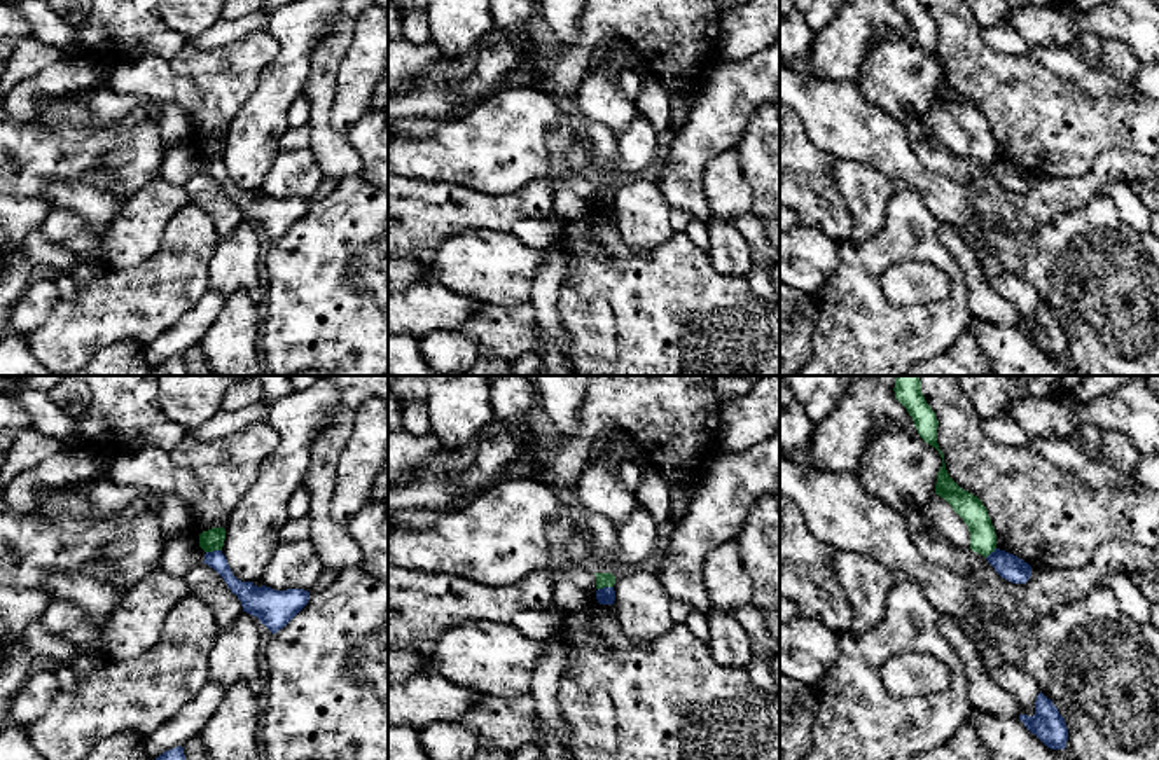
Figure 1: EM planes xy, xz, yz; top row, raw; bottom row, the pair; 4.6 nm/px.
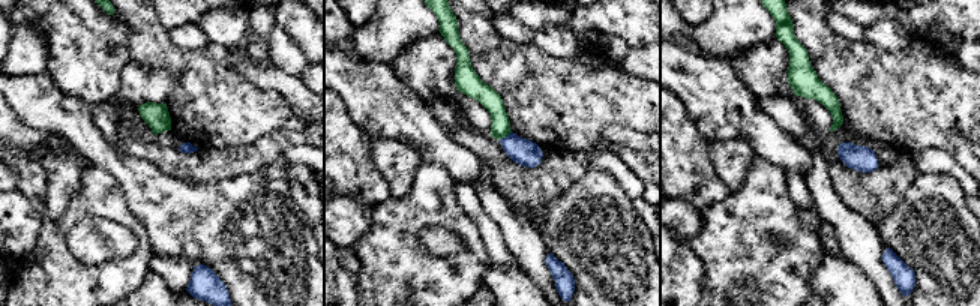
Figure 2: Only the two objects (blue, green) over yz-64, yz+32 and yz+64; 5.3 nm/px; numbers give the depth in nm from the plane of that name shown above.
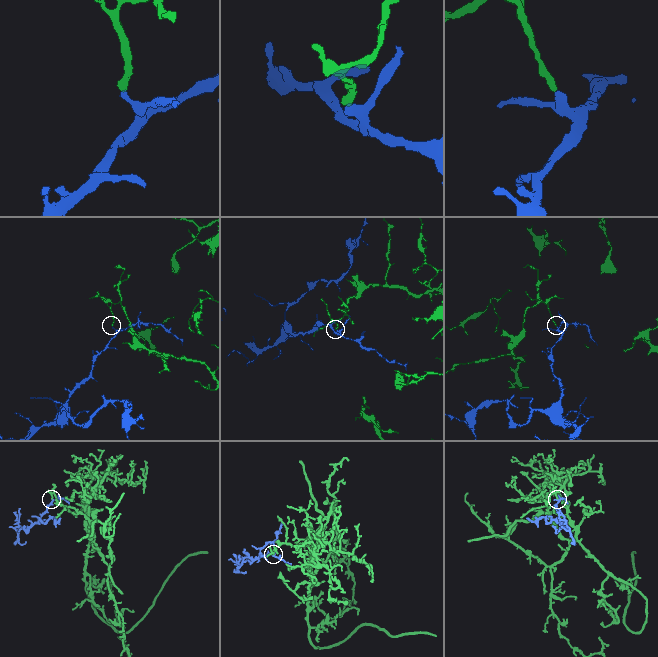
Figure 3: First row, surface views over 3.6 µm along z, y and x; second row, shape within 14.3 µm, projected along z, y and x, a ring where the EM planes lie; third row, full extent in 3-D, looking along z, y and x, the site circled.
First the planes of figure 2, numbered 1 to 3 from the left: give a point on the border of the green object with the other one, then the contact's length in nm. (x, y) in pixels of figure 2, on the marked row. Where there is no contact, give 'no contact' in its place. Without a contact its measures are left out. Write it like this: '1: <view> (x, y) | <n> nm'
1: no contact
2: yz+32 (506, 137) | 80 nm
3: no contact

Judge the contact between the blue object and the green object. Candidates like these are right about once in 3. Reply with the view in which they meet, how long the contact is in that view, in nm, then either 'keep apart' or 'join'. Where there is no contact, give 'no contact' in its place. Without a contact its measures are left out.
contact in xy; length 70 nm; keep apart

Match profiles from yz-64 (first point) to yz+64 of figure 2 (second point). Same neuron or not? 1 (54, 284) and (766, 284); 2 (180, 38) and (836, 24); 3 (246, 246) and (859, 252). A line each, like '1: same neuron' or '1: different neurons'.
1: same neuron
2: same neuron
3: different neurons

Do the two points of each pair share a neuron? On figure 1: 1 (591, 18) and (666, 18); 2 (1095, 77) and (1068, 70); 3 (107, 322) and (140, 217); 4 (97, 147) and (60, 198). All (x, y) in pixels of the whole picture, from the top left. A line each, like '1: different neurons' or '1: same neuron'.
1: same neuron
2: same neuron
3: different neurons
4: different neurons

